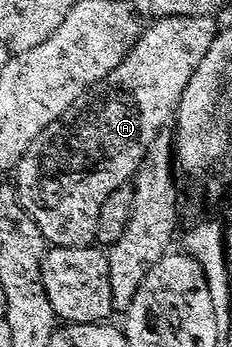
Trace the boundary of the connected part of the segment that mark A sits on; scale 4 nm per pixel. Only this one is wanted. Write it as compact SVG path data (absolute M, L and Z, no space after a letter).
M174 16L172 18L153 19L147 25L150 27L147 30L145 27L139 33L138 39L132 44L130 51L122 57L120 64L116 64L116 68L112 68L112 72L108 72L108 76L101 78L95 86L84 91L56 121L48 124L48 128L44 128L44 132L40 132L40 136L36 136L36 140L32 140L32 144L26 149L24 156L18 161L16 167L16 175L18 174L16 197L19 204L24 208L24 212L28 212L28 216L36 224L36 228L40 228L42 237L46 239L50 246L88 246L95 241L98 232L100 208L104 204L104 200L108 200L108 192L116 192L133 179L138 170L140 160L146 155L146 151L150 149L154 139L158 137L160 131L165 127L162 125L166 121L166 125L171 121L177 104L182 98L182 93L186 91L187 84L192 80L194 70L200 68L200 60L204 60L211 53L210 45L213 42L215 45L216 42L214 21L213 17L205 18L204 16Z

